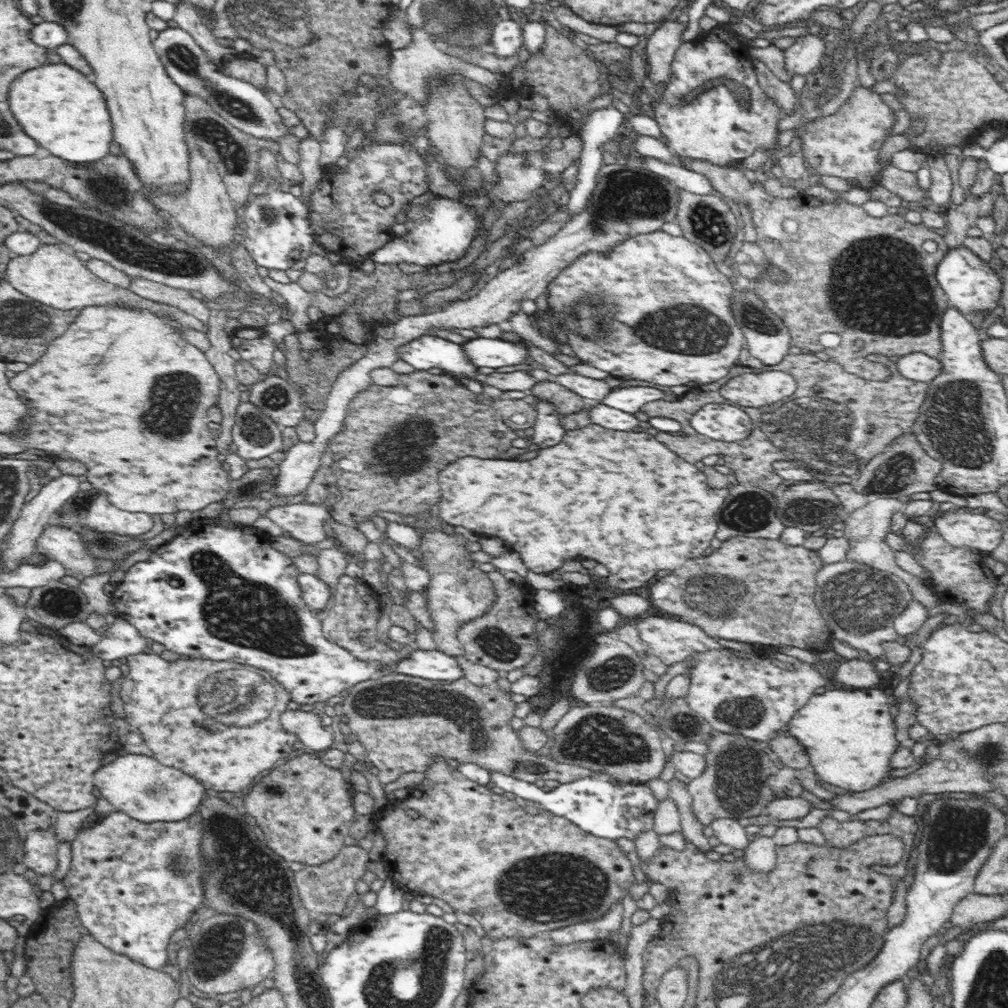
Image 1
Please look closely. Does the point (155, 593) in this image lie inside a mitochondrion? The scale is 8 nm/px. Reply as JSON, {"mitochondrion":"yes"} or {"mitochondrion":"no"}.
{"mitochondrion":"no"}

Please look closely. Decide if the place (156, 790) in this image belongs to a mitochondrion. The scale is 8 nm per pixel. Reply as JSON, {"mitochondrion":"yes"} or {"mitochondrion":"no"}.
{"mitochondrion":"yes"}

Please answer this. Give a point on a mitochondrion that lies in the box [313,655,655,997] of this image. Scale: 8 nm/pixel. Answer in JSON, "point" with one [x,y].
{"point":[580,888]}

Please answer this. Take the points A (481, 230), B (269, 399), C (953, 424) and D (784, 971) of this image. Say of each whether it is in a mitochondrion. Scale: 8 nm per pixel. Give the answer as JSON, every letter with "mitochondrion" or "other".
{"A":"other","B":"mitochondrion","C":"mitochondrion","D":"mitochondrion"}

